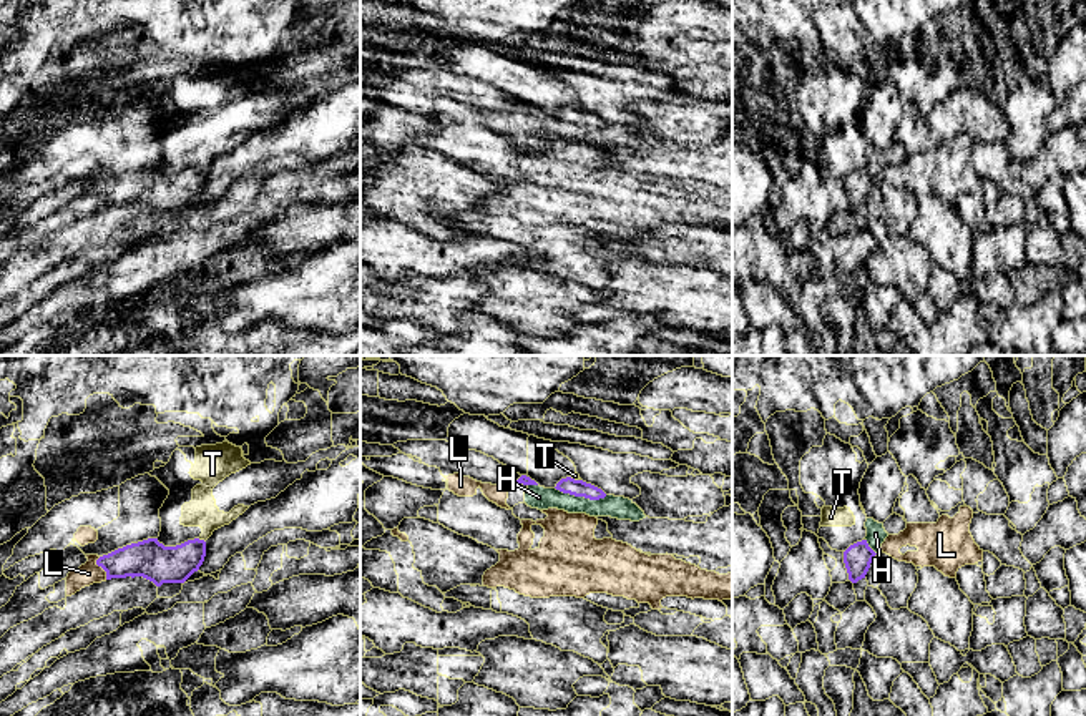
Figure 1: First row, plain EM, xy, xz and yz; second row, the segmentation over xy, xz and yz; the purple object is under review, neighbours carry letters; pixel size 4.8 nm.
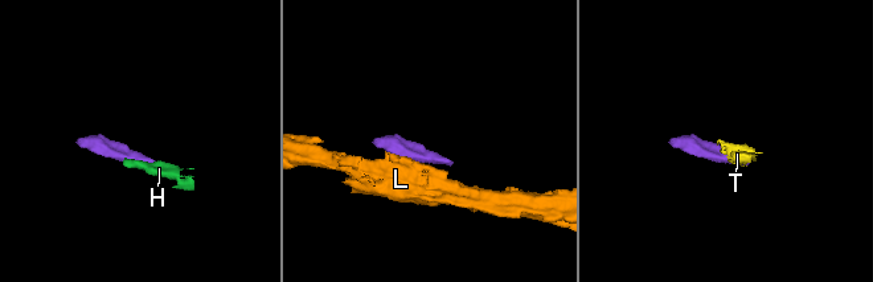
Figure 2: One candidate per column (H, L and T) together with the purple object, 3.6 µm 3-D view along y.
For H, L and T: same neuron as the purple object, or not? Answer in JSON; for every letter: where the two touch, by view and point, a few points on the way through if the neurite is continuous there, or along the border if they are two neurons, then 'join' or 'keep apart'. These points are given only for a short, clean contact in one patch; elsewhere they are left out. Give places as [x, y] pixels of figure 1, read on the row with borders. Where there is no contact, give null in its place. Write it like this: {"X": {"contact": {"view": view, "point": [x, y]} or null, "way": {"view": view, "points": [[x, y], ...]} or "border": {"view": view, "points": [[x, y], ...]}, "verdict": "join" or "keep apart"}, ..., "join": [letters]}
{"H": {"contact": {"view": "xz", "point": [582, 495]}, "way": {"view": "xz", "points": [[567, 485], [582, 495], [538, 497]]}, "verdict": "join"}, "L": {"contact": {"view": "xy", "point": [102, 567]}, "border": {"view": "xy", "points": [[98, 557], [97, 563], [107, 578]]}, "verdict": "keep apart"}, "T": {"contact": {"view": "xy", "point": [201, 540]}, "border": {"view": "xy", "points": [[198, 539], [205, 542]]}, "verdict": "keep apart"}, "join": ["H"]}

